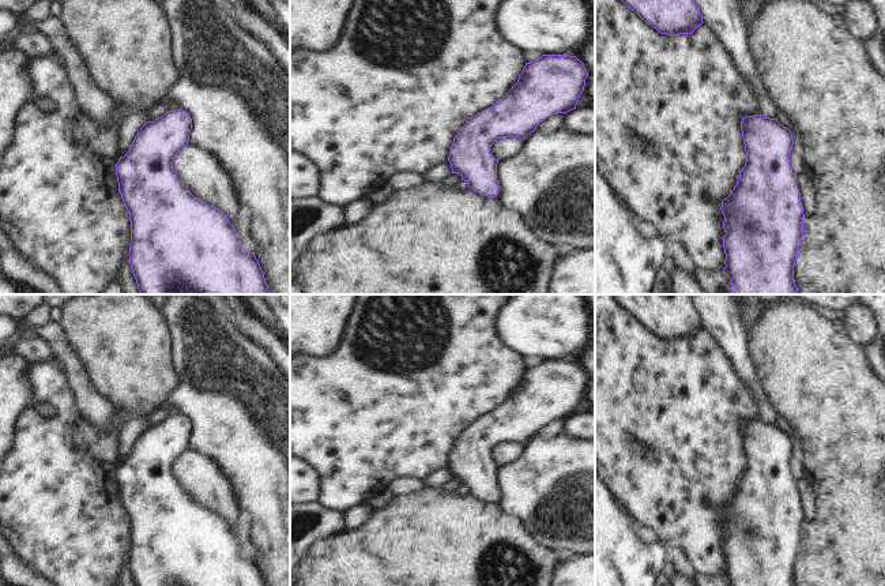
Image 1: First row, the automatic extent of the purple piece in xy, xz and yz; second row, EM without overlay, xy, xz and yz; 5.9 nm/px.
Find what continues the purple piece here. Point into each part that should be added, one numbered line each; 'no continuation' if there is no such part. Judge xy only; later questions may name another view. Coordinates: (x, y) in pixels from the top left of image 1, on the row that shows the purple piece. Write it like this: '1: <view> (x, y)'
no continuation

